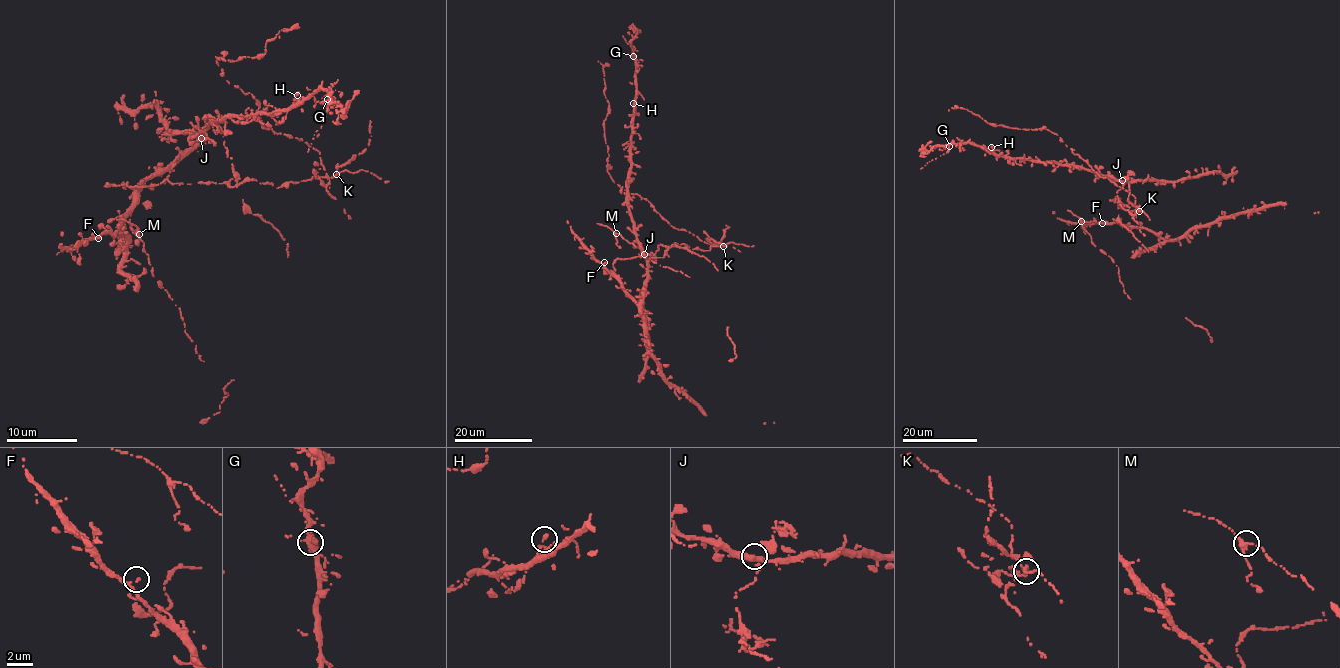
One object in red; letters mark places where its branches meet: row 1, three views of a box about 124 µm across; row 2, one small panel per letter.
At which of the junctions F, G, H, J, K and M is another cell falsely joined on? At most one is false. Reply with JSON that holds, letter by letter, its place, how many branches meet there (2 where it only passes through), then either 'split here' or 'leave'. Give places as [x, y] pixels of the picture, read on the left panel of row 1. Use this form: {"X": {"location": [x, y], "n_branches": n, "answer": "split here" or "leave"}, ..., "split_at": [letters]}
{"F": {"location": [98, 238], "n_branches": 2, "answer": "leave"}, "G": {"location": [327, 99], "n_branches": 3, "answer": "leave"}, "H": {"location": [297, 95], "n_branches": 2, "answer": "leave"}, "J": {"location": [201, 138], "n_branches": 3, "answer": "leave"}, "K": {"location": [336, 174], "n_branches": 3, "answer": "split here"}, "M": {"location": [139, 234], "n_branches": 3, "answer": "leave"}, "split_at": ["K"]}

